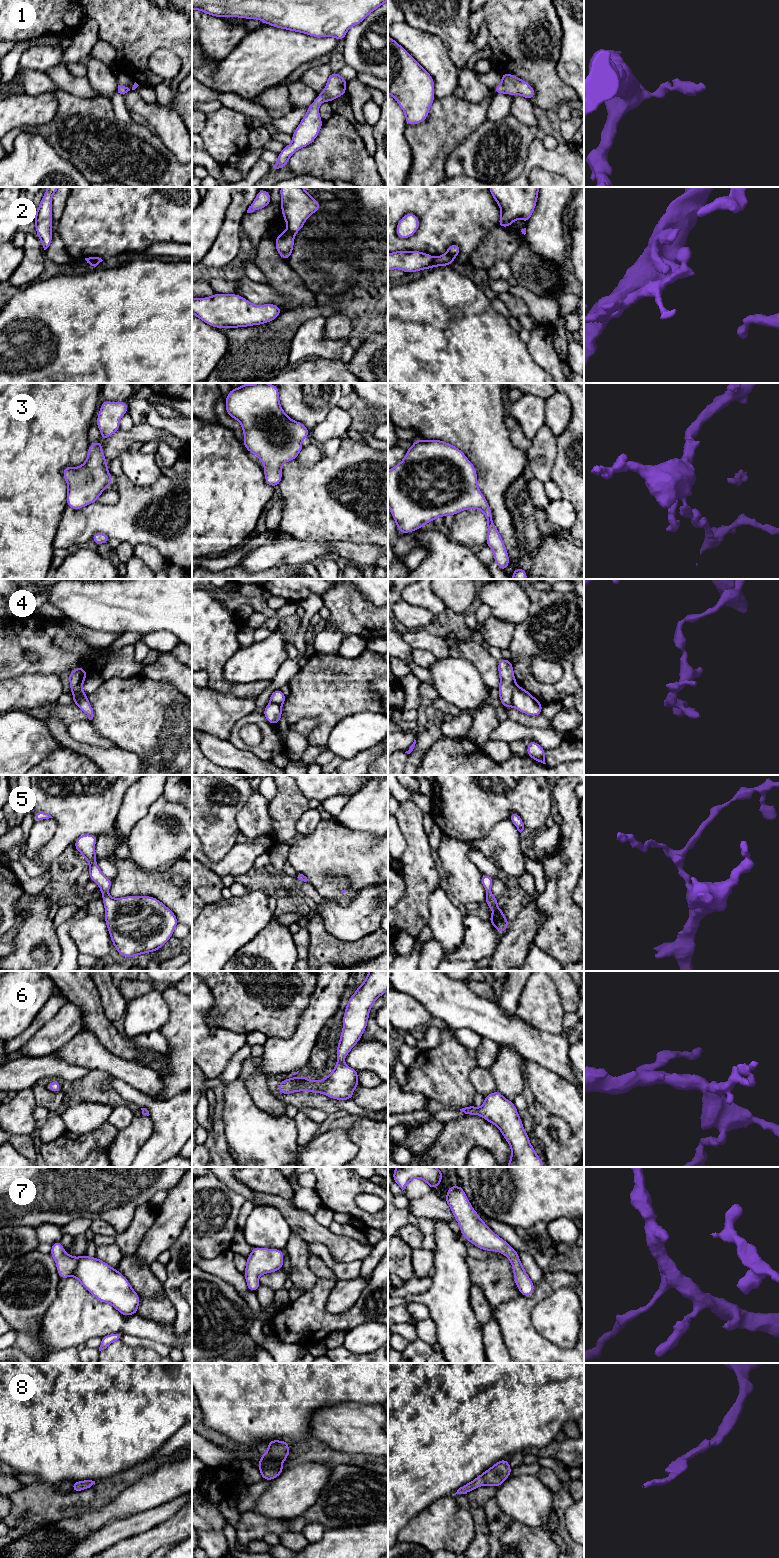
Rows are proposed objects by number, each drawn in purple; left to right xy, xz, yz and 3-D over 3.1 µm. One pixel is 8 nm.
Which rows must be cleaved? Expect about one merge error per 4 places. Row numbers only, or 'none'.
2, 4

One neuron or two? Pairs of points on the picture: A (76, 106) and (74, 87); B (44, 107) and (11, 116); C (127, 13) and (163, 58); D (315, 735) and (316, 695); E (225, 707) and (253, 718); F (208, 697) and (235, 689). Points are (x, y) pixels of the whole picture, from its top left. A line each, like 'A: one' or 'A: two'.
A: two
B: one
C: two
D: one
E: two
F: two

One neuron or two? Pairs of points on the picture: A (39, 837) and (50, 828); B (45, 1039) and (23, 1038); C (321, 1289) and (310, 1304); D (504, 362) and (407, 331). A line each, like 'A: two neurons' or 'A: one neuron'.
A: one neuron
B: two neurons
C: one neuron
D: one neuron

